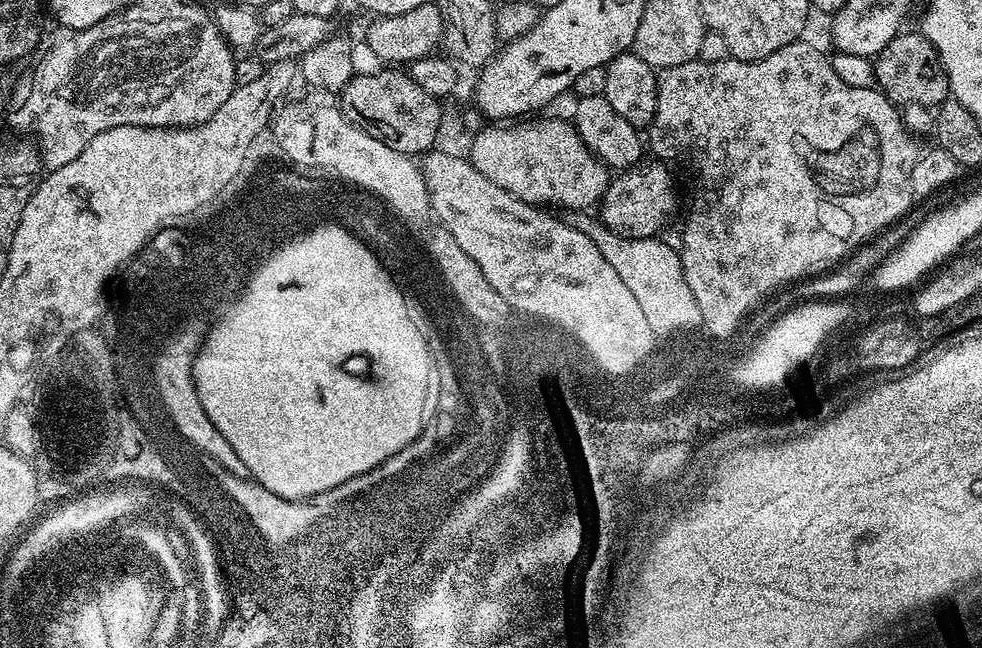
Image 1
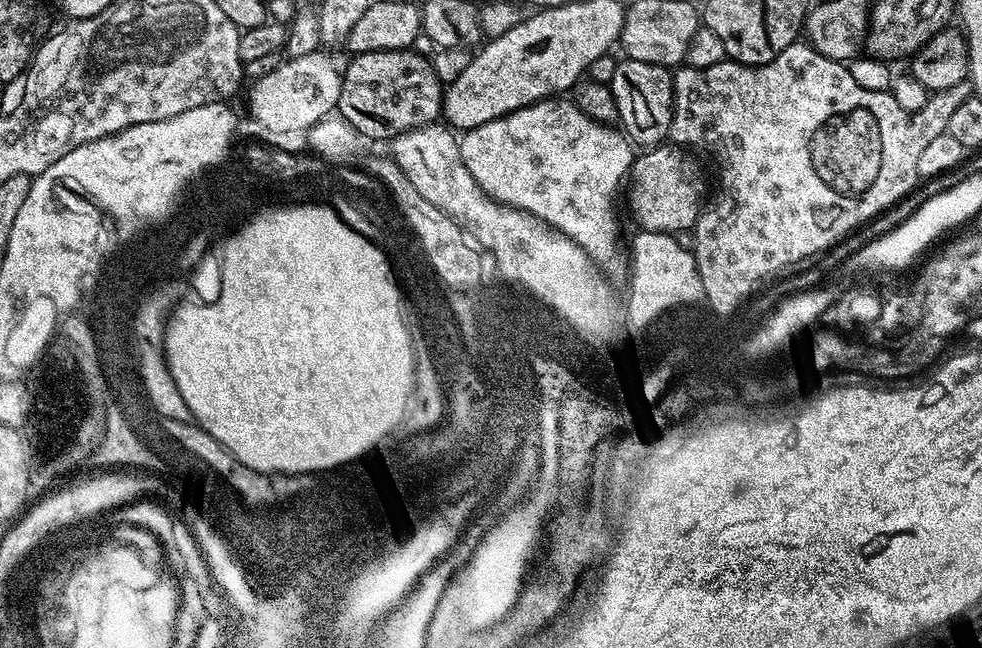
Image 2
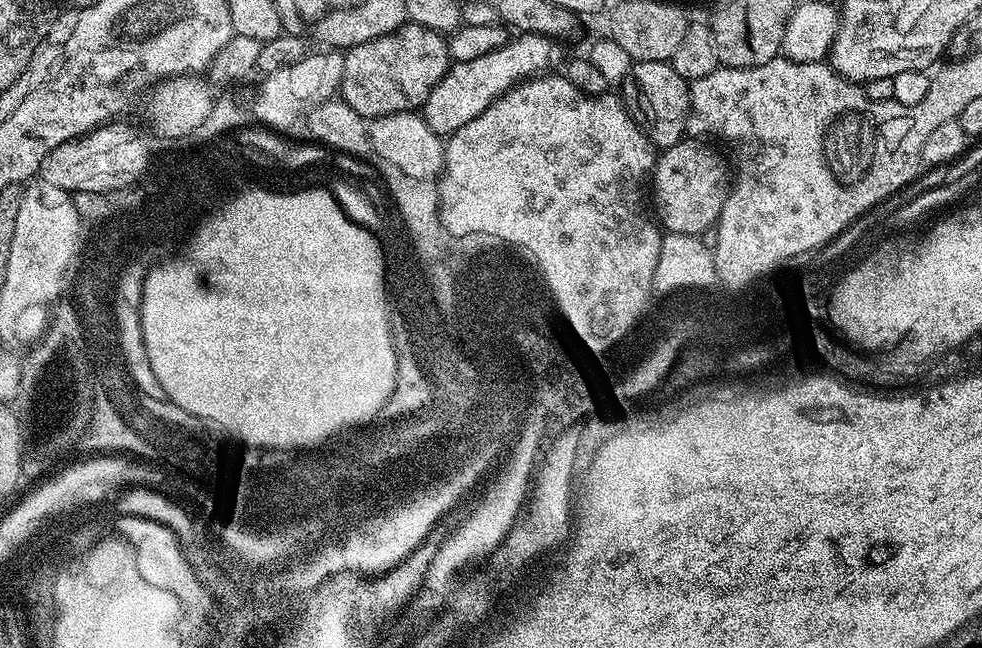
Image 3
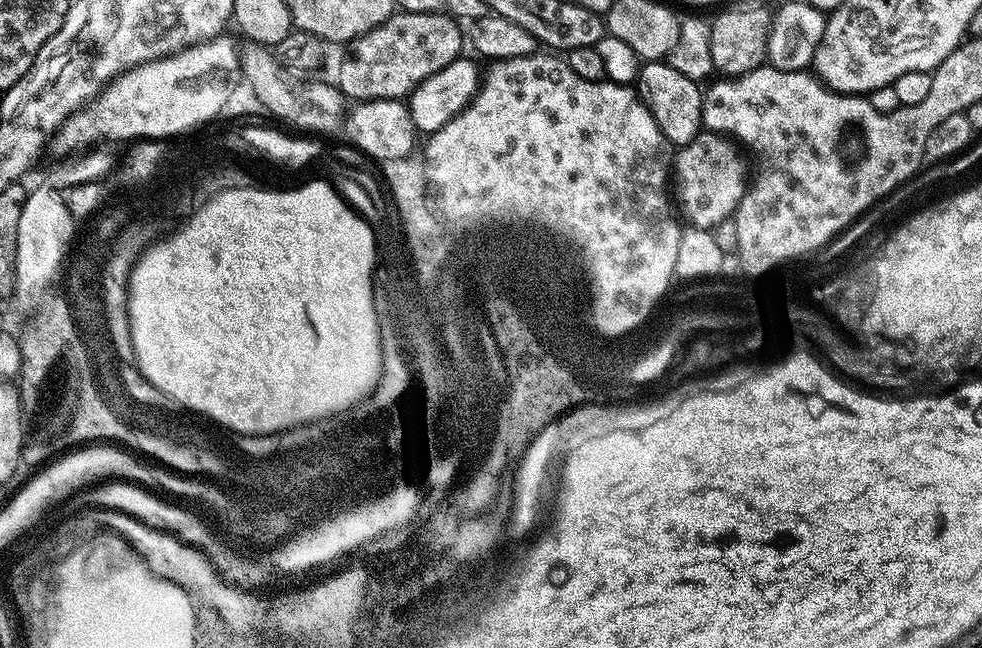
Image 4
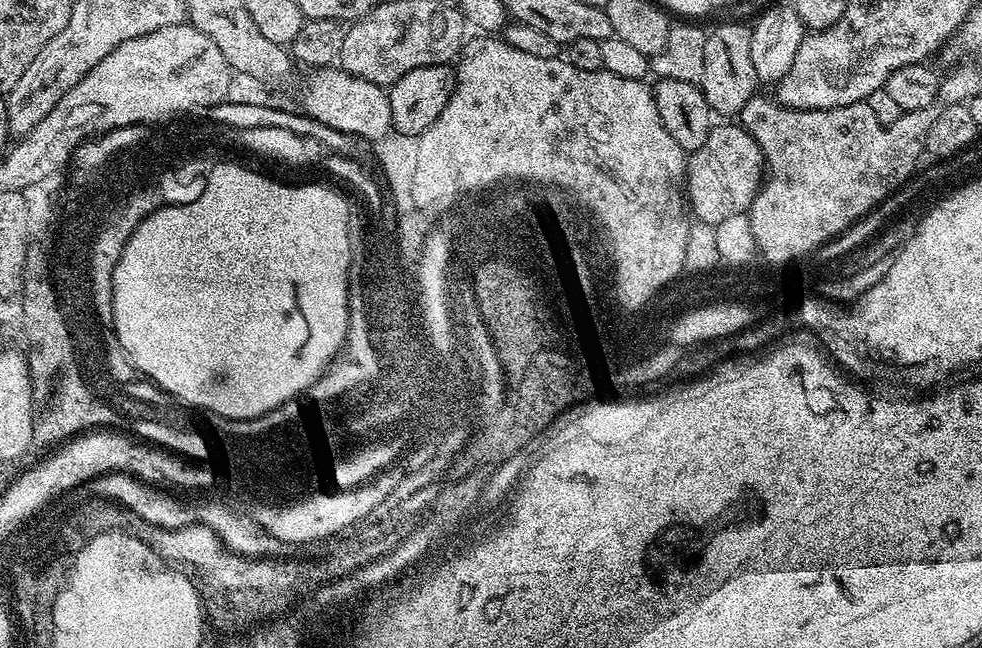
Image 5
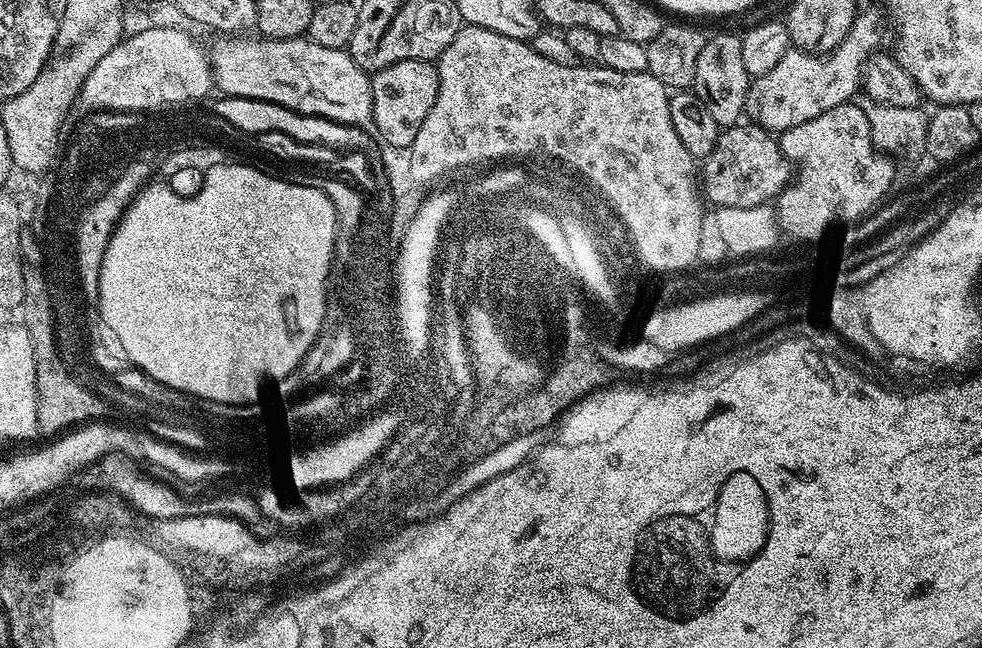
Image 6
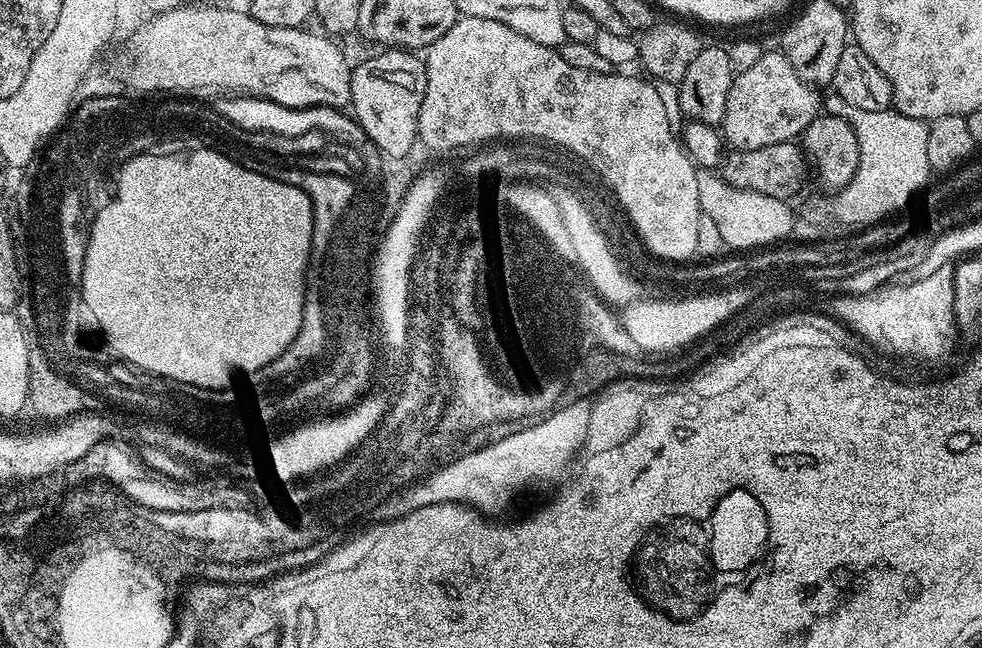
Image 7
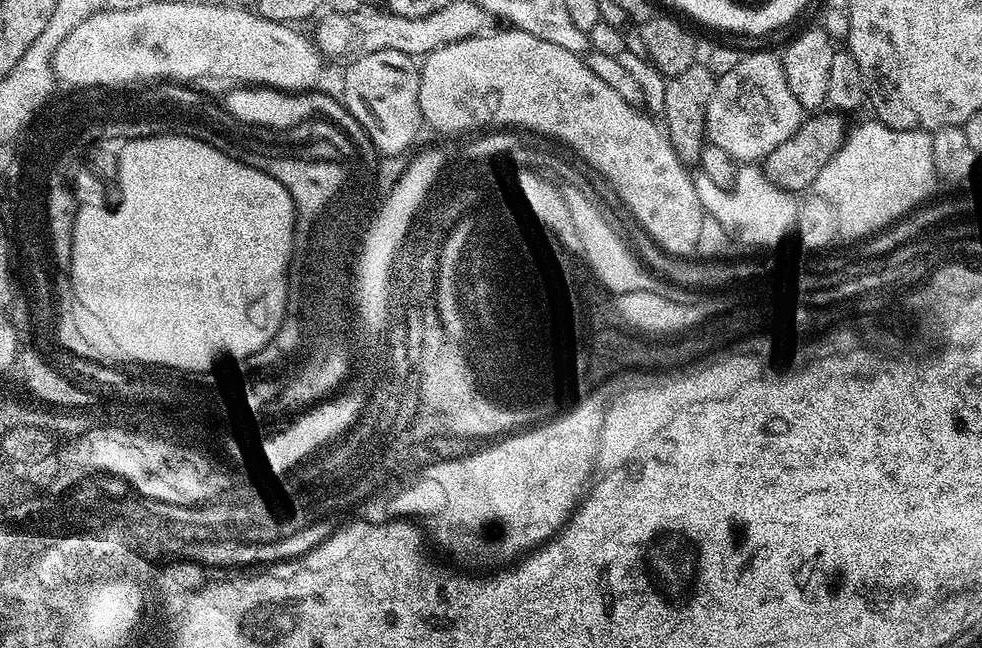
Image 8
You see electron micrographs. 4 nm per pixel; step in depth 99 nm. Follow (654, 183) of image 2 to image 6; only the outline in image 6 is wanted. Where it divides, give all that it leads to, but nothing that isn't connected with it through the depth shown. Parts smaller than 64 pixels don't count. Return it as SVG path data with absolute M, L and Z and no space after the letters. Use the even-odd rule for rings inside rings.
M741 122L723 129L714 150L702 160L702 192L716 208L749 208L775 201L788 185L794 170L780 150L773 133L757 124Z

